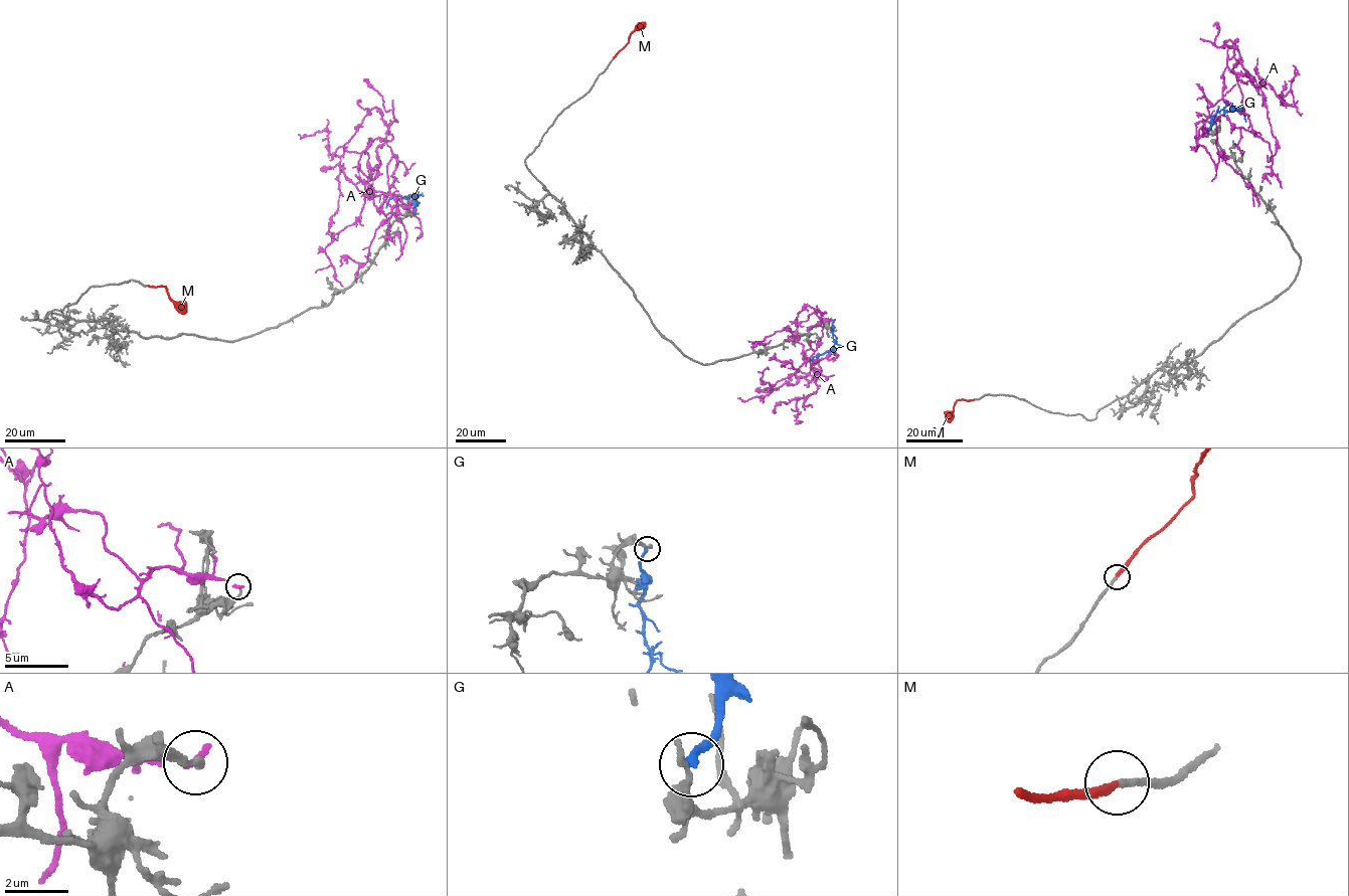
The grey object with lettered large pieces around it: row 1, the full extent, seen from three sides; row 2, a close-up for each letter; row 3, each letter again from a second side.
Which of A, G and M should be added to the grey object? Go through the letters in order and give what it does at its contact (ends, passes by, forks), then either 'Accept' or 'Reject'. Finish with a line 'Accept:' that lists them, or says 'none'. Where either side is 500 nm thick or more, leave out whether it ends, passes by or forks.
A: It ends there. Reject
G: It ends there. Reject
M: It ends there. Accept
Accept: M

